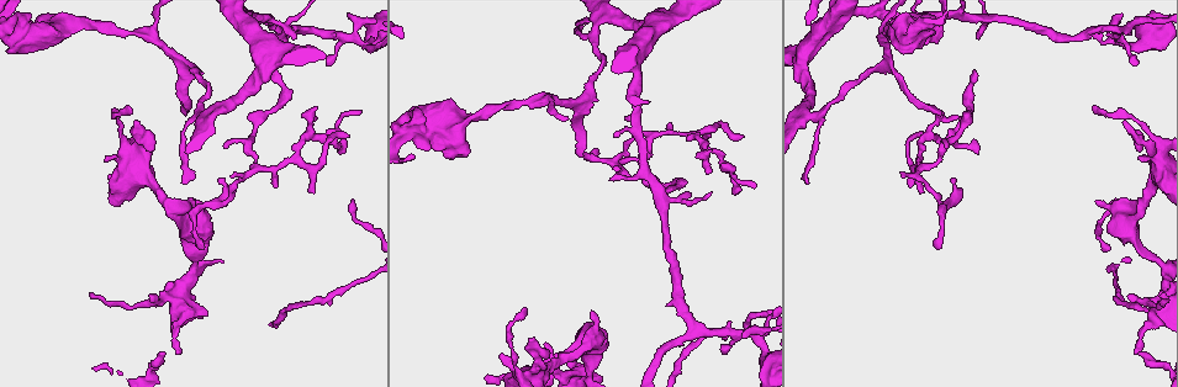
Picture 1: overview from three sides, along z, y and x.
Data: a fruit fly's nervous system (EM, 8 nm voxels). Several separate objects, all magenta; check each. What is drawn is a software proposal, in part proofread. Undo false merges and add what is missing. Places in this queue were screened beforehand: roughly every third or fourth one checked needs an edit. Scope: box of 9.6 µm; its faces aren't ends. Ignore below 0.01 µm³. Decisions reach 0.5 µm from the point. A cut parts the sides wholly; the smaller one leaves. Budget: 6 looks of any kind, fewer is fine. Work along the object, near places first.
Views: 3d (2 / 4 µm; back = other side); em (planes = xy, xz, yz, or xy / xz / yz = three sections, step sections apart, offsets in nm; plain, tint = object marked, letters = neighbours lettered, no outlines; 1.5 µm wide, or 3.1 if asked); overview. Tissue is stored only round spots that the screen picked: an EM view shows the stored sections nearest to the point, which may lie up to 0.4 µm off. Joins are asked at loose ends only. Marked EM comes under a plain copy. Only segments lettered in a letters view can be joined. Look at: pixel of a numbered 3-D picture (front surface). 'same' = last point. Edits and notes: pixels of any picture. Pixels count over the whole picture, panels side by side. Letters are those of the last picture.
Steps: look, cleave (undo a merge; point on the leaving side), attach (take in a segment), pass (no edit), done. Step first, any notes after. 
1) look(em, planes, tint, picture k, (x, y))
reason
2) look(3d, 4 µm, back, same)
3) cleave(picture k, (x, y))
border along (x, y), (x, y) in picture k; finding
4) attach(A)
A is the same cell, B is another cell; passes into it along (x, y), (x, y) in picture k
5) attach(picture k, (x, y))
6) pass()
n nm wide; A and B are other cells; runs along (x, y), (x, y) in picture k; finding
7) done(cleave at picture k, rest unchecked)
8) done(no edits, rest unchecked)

look(3d, 2 µm, picture 1, (312, 192))
tapers out

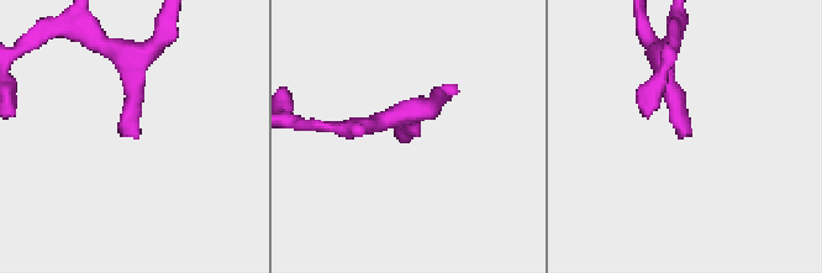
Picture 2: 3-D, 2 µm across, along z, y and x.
look(em, planes, letters, picture 2, (400, 139))
need the tissue

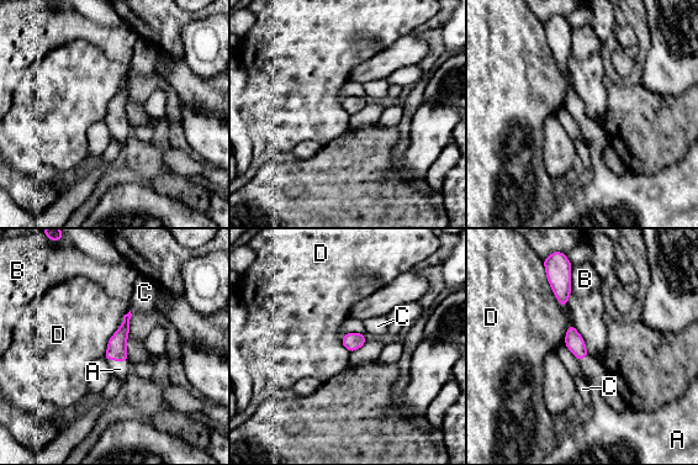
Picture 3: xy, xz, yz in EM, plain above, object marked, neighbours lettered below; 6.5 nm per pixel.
attach(A)
A is the same cell, B, C and D are other cells; passes into it along (116, 349), (117, 360), (120, 369) in picture 3; it goes on there

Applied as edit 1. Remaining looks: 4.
look(overview)
redraw

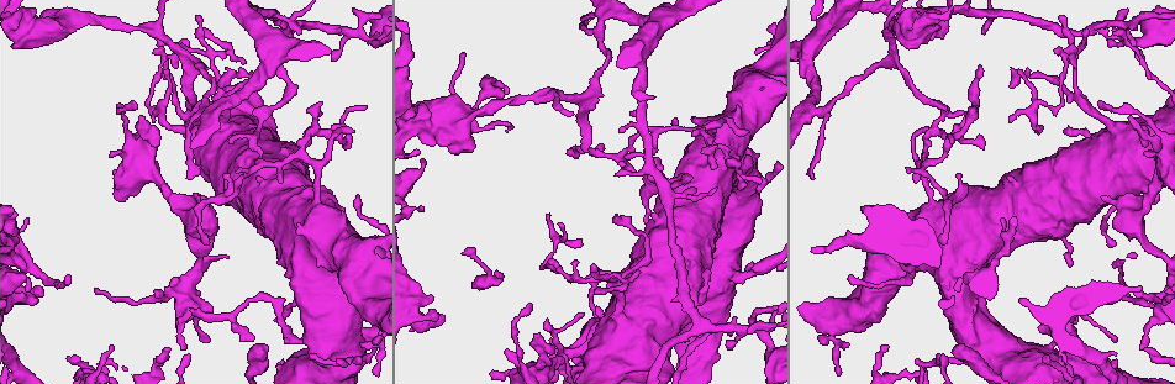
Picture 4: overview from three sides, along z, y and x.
look(em, xy, step 4, tint, picture 4, (204, 111))
sharp bend

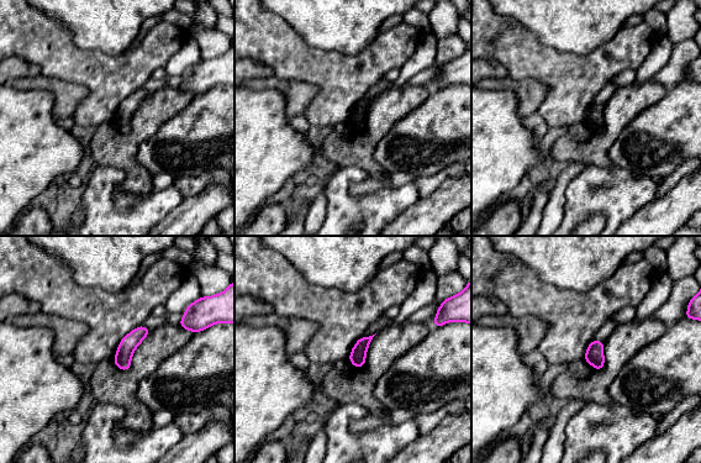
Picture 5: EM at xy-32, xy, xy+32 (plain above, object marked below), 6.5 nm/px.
look(em, planes, letters, same)
cut it another way

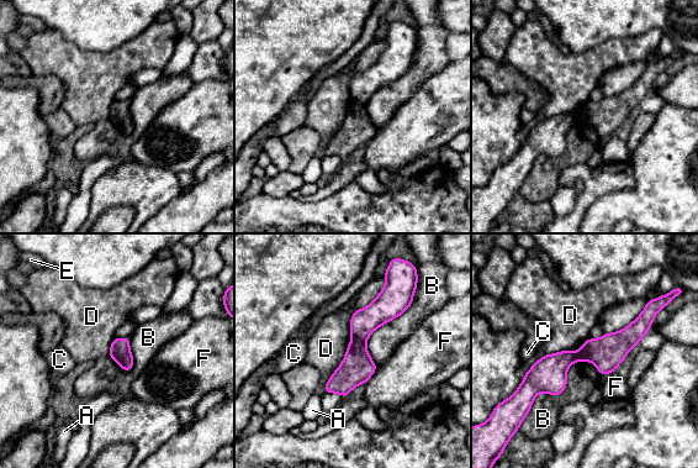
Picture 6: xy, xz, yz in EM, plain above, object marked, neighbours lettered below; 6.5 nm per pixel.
cleave(picture 6, (357, 367))
A, B, C, D, E and F are other cells; two neurons meet here

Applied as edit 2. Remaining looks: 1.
look(em, planes, letters, picture 4, (184, 350))
an open end

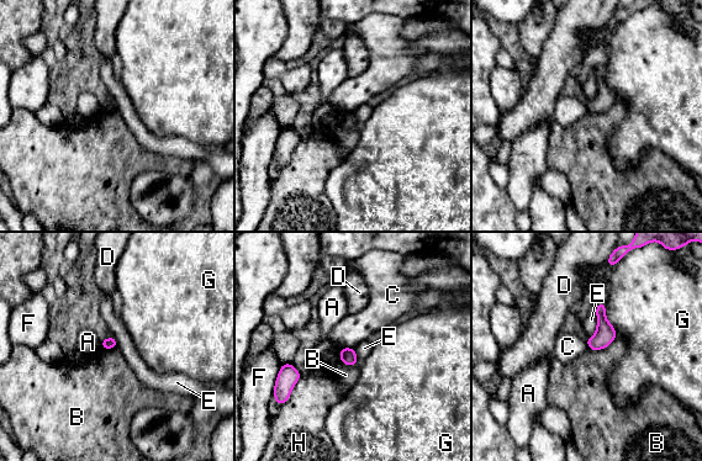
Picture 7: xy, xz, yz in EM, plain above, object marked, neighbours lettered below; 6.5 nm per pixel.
pass()
A, B, C, D, E, F, G and H are other cells; none of them fits

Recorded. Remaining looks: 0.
done(attach at picture 3, cleave at picture 6, rest unchecked)

